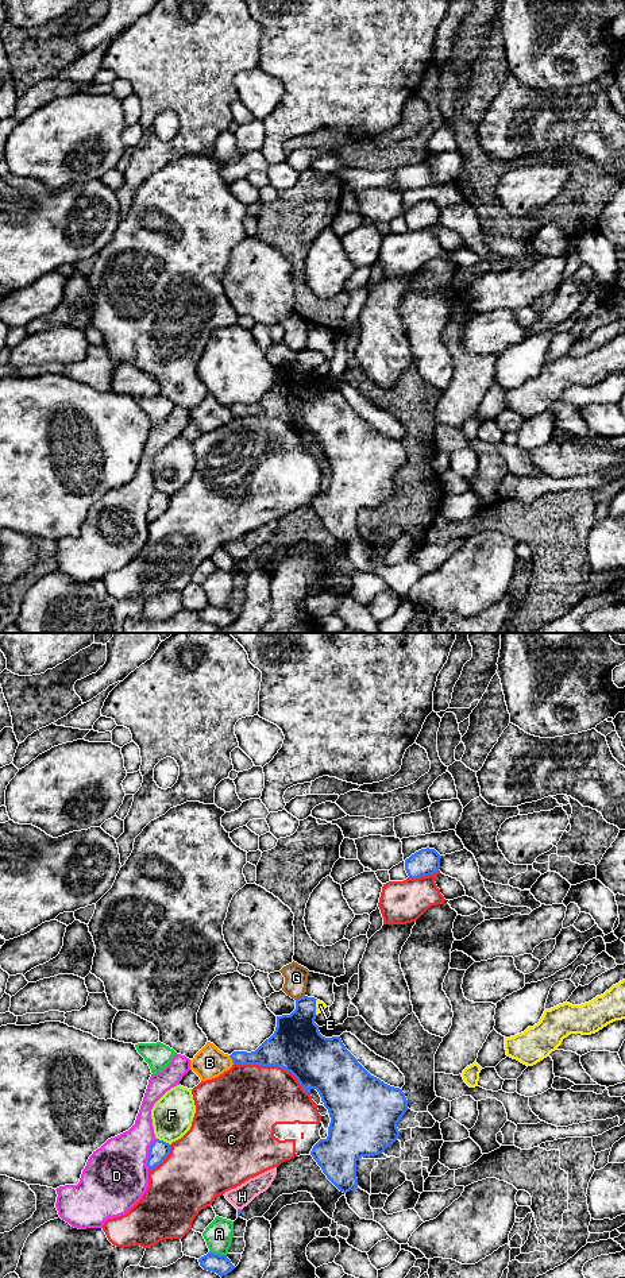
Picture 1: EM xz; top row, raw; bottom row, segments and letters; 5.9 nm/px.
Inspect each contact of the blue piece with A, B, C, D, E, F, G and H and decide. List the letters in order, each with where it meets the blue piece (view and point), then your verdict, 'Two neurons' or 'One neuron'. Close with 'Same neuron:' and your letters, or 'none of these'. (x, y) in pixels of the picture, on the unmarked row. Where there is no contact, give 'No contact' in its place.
A: Touches blue at xz (218, 606). Two neurons
B: Touches blue at xz (231, 410). Two neurons
C: Touches blue at xz (273, 417). Two neurons
D: Touches blue at xz (149, 506). Two neurons
E: Touches blue at xz (315, 359). One neuron
F: Touches blue at xz (162, 493). Two neurons
G: Touches blue at xz (300, 350). Two neurons
H: Touches blue at xz (240, 562). Two neurons
Same neuron: E

